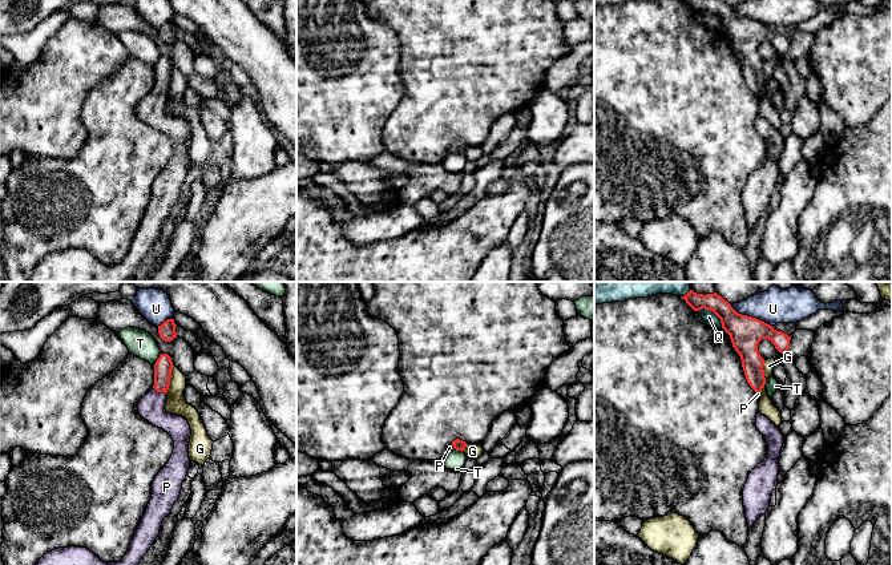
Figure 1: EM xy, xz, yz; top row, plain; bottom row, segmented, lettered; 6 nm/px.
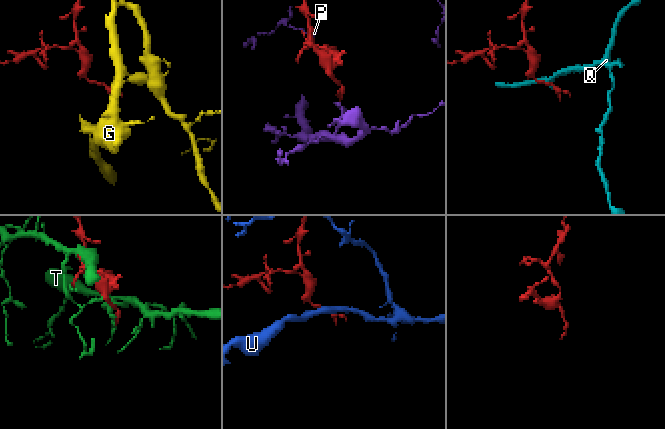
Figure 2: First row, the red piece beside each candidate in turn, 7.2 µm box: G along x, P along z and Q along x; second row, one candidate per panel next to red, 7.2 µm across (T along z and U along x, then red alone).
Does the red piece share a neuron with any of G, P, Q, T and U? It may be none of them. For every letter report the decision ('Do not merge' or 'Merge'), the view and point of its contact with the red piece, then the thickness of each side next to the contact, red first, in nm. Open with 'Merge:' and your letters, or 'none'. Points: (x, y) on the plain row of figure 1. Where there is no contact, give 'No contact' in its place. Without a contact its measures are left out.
Merge: P
G: Do not merge. Touches red at xy (169, 81). Thickness 110 nm (red) against 120 nm
P: Merge. Touches red at xy (160, 93). Thickness 110 nm (red) against 160 nm
Q: Do not merge. Touches red at yz (711, 12). Thickness 200 nm (red) against 80 nm
T: Do not merge. Touches red at xy (157, 61). Thickness 110 nm (red) against 160 nm
U: Do not merge. Touches red at yz (751, 19). Thickness 200 nm (red) against 160 nm

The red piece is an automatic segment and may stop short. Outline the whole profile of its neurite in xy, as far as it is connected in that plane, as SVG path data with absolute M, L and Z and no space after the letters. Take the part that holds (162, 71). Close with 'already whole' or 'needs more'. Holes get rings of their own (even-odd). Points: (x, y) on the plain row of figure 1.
M161 56L154 66L154 88L138 105L138 116L167 134L174 144L174 152L153 183L152 199L126 257L118 265L104 265L86 250L58 250L37 263L29 282L126 282L136 274L158 239L164 221L178 202L190 170L190 128L185 120L165 112L173 69L171 60Z | needs more

